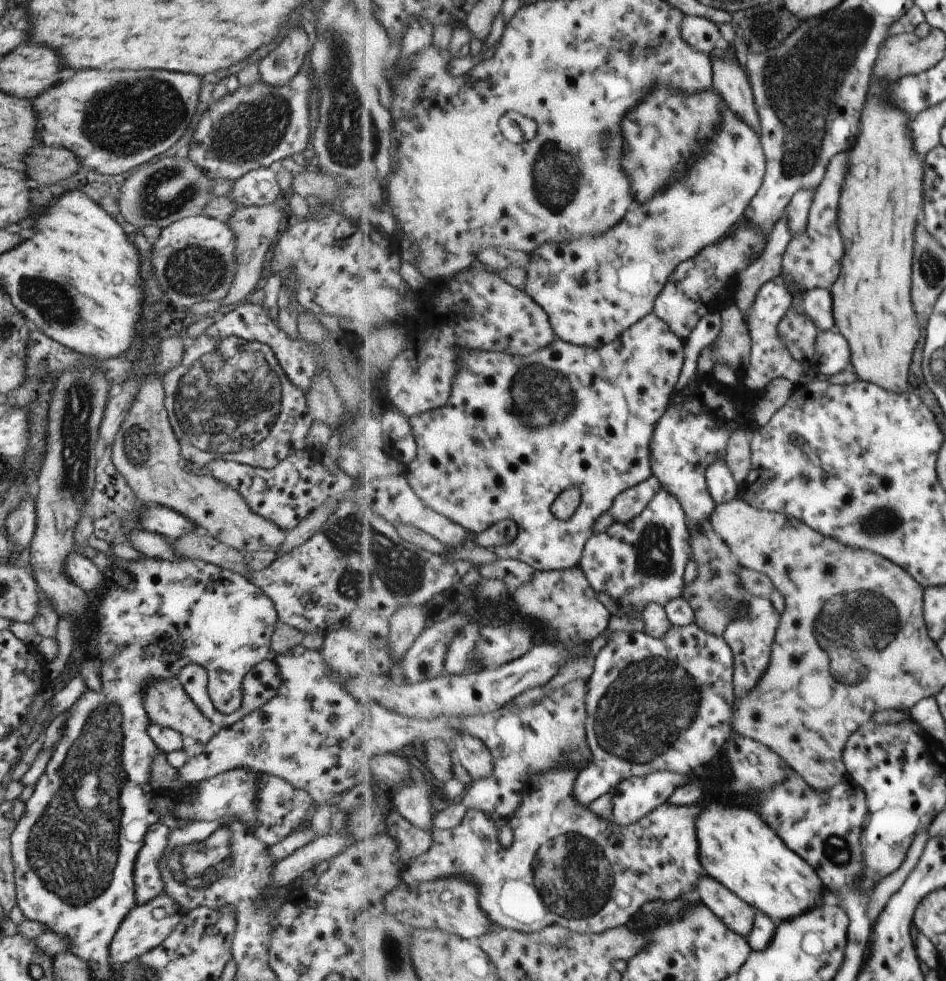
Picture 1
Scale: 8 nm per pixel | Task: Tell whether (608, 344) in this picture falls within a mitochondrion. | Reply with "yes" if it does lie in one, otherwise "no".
no

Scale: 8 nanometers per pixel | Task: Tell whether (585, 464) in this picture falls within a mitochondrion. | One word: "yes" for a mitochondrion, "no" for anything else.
no

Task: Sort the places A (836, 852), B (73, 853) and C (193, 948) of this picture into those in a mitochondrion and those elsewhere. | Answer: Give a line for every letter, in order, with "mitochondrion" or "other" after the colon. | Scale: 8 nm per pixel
A: mitochondrion
B: mitochondrion
C: other

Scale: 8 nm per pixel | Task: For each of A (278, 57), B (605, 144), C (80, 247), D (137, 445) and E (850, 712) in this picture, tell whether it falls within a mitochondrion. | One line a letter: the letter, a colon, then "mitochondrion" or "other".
A: mitochondrion
B: mitochondrion
C: other
D: mitochondrion
E: other

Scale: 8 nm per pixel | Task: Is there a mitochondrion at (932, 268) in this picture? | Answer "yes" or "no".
yes

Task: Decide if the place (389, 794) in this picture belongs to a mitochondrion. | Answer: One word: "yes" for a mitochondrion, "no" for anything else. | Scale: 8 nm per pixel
no

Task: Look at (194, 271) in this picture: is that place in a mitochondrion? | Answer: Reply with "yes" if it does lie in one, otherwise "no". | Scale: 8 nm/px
yes

